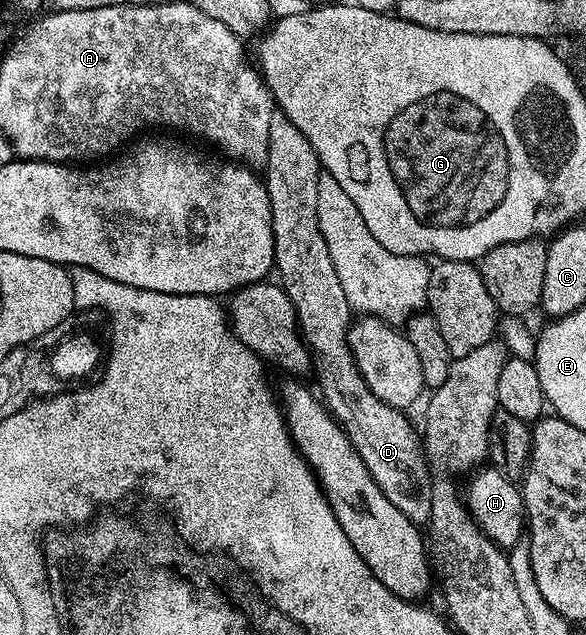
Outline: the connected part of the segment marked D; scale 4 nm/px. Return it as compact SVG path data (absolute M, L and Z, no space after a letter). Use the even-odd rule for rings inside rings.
M280 110L268 118L268 158L264 169L264 183L268 202L270 203L270 217L272 218L272 238L274 239L274 267L278 272L277 279L282 289L292 298L292 306L296 310L299 329L304 337L304 343L310 350L312 357L312 376L318 379L317 391L320 399L330 411L331 416L338 421L338 425L346 432L346 437L360 454L364 466L368 466L368 474L380 486L384 498L404 514L416 525L426 526L430 523L432 512L432 490L434 480L432 469L426 459L423 441L414 433L410 420L405 411L393 408L376 398L369 386L364 382L360 370L354 361L350 350L350 343L346 334L352 323L352 309L348 298L344 294L344 286L340 286L340 277L332 266L332 254L328 254L328 242L324 242L324 234L320 234L318 221L318 187L324 169L318 162L316 150L312 150L312 142L292 126L292 122Z

